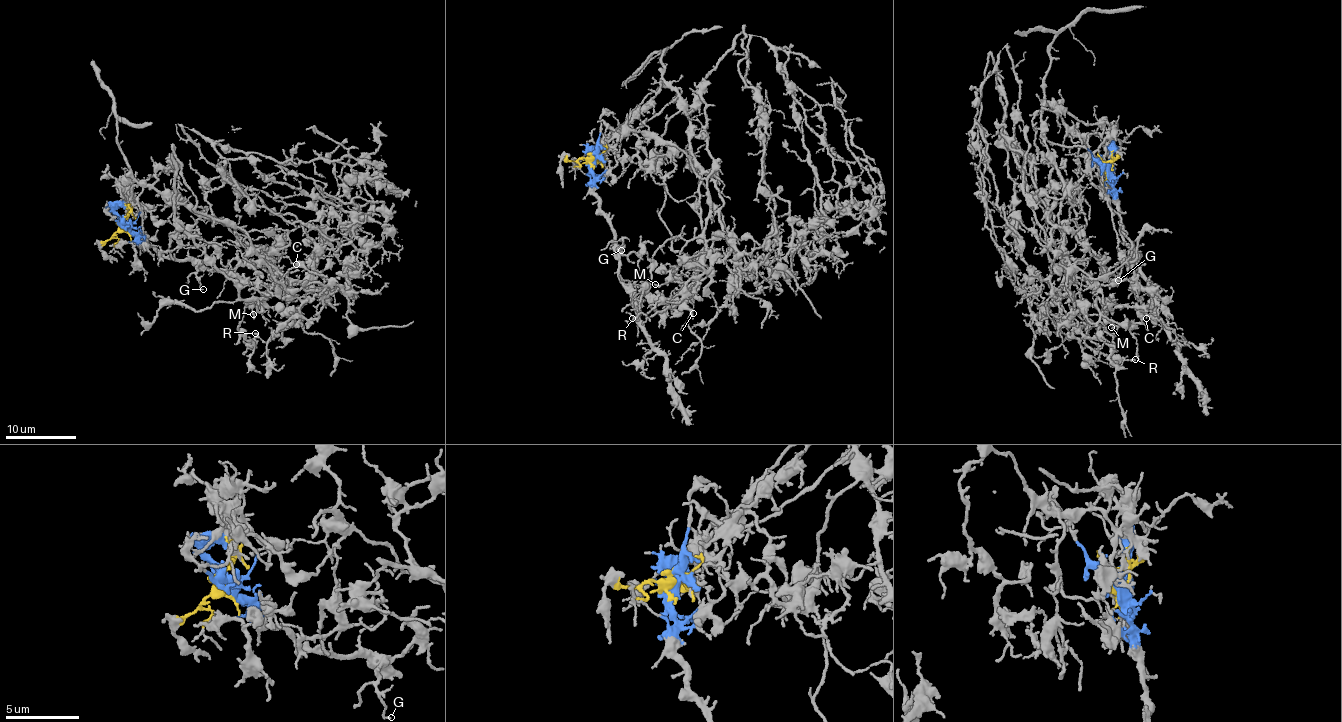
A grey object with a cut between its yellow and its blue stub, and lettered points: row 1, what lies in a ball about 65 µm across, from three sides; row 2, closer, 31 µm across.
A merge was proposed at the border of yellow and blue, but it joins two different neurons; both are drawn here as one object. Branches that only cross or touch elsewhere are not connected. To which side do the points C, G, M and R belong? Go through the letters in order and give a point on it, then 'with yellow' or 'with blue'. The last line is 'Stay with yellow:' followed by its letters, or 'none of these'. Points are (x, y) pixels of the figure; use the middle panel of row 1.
C: at (693, 313); with yellow
G: at (621, 250); with blue
M: at (655, 284); with yellow
R: at (632, 318); with yellow
Stay with yellow: C, M, R

